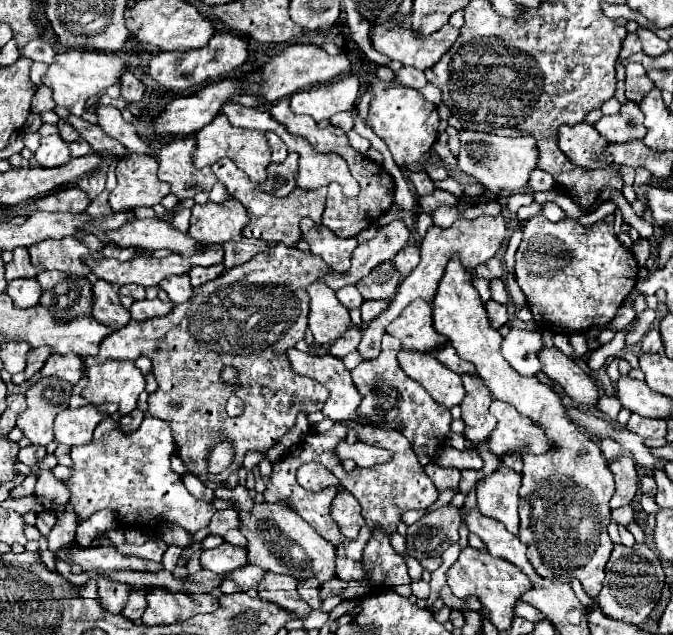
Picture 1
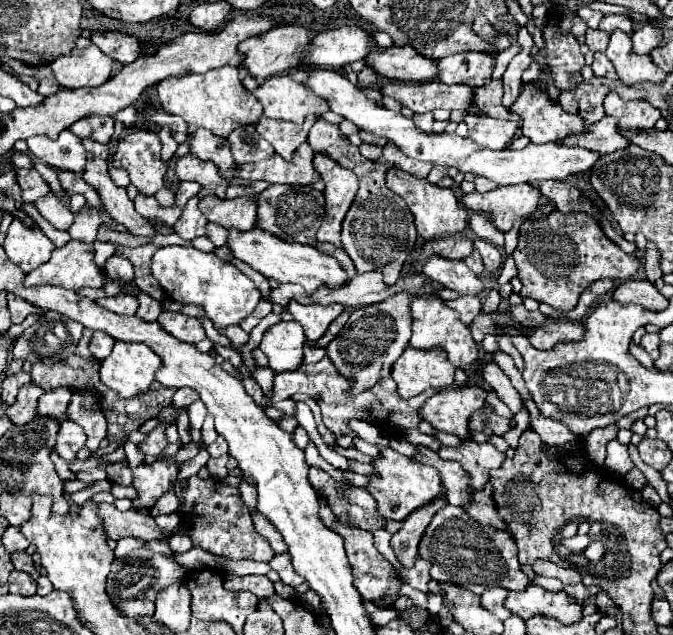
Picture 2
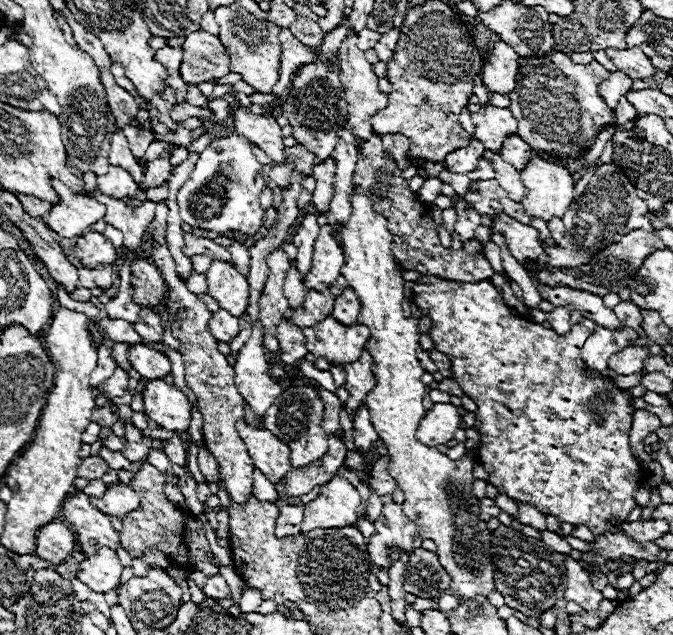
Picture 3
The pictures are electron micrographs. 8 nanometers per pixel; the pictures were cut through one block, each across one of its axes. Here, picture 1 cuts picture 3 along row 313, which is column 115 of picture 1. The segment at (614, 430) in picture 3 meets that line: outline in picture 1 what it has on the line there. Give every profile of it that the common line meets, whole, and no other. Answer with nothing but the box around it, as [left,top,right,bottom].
[66,412,216,532]

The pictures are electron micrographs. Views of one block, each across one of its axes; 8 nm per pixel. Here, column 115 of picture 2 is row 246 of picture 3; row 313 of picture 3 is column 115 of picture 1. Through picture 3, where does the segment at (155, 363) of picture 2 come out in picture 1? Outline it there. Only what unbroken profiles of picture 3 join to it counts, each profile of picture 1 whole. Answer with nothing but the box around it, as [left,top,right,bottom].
[84,360,144,414]

